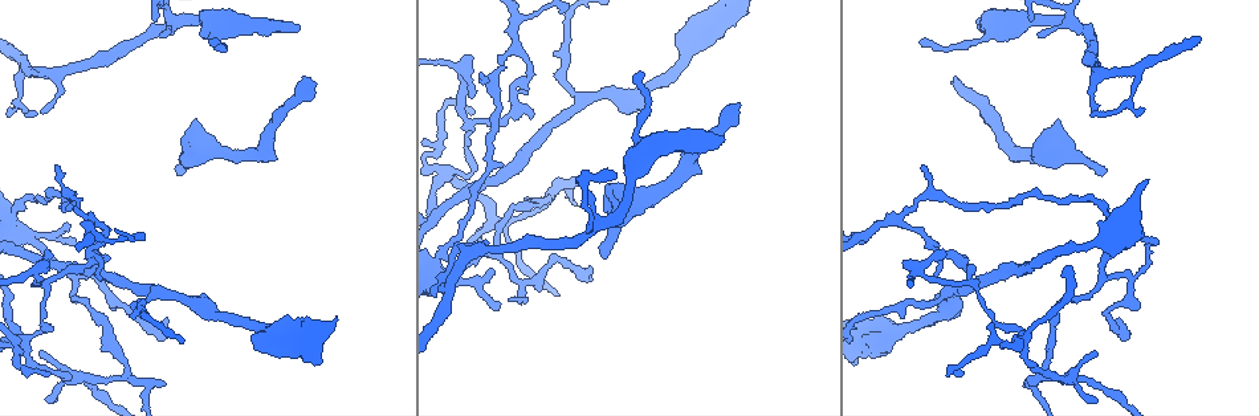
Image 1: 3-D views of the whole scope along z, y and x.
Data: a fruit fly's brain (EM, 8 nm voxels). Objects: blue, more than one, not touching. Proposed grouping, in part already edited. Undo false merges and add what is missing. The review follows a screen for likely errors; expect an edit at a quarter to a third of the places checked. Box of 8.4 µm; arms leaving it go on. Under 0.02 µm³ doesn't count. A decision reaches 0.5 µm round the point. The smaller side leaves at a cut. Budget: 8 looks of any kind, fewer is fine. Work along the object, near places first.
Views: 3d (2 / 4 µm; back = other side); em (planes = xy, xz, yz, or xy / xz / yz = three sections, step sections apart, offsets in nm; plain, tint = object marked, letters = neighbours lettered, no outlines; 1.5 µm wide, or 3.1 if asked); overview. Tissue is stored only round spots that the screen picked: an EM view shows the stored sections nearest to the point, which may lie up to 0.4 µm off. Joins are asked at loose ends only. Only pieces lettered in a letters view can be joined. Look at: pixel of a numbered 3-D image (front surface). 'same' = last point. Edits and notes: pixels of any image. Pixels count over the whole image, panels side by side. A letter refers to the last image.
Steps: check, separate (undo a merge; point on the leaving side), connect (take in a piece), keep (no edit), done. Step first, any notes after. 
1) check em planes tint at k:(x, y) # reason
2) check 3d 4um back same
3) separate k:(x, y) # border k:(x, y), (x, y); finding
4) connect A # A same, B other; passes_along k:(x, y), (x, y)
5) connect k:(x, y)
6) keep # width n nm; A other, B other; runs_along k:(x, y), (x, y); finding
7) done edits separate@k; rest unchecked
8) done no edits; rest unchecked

check 3d 2um at 1:(591, 272)

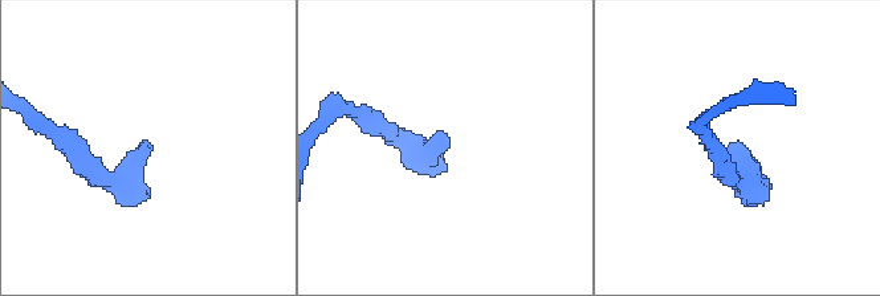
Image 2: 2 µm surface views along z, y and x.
check em planes letters at 2:(150, 143)

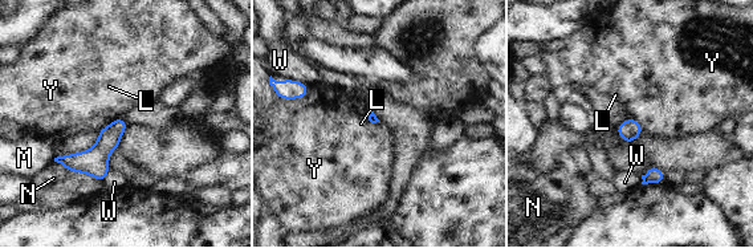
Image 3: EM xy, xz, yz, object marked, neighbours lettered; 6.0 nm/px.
keep # L other, M other, N other, W other, Y other; border 3:(309, 85), (305, 96), (290, 100); no lettered piece goes on from it

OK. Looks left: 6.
check em planes tint at 1:(551, 193) # three-way junction

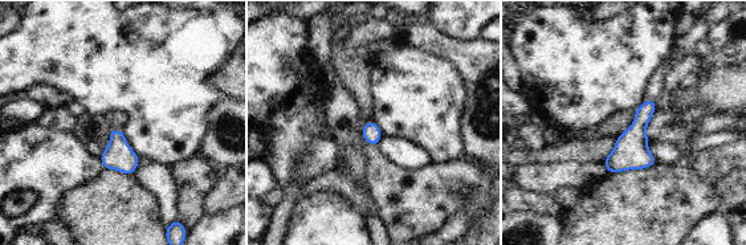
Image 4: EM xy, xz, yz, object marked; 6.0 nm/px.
check em planes letters same # see the neighbours

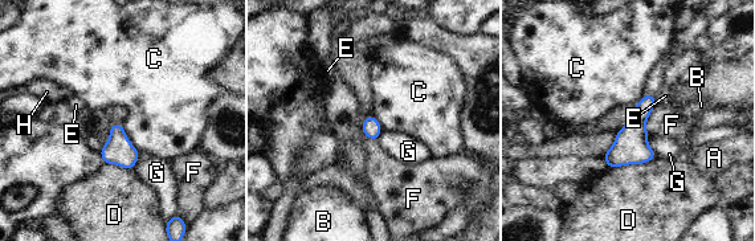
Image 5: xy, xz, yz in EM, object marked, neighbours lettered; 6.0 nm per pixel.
keep # A other, B other, C other, D other, E other, F other, G other, H other; border 5:(122, 123), (127, 139), (139, 151); one neuron here

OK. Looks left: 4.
check 3d 2um at 1:(444, 248)

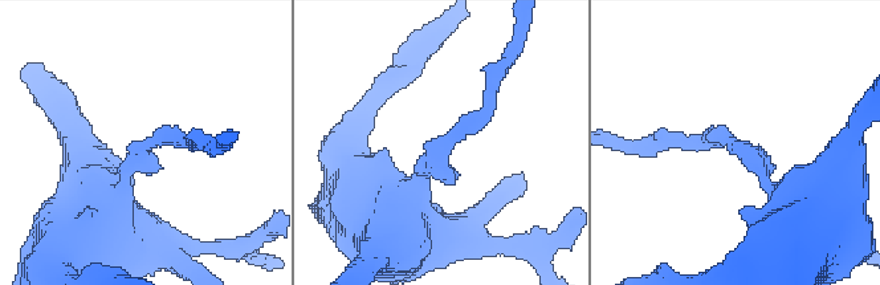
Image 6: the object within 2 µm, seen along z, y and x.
check em planes letters at 6:(434, 155) # shape alone is not enough

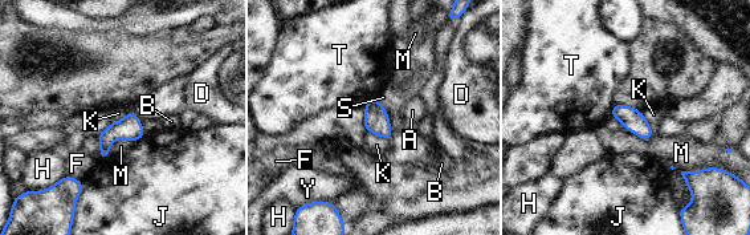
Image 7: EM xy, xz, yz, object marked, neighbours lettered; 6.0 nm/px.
keep # width 140 nm; longest_contact S 220 nm; A other, B other, D other, F other, H other, J other, K other, M other, S other, T other, Y other; all the same neuron

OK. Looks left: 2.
done no edits; rest unchecked

